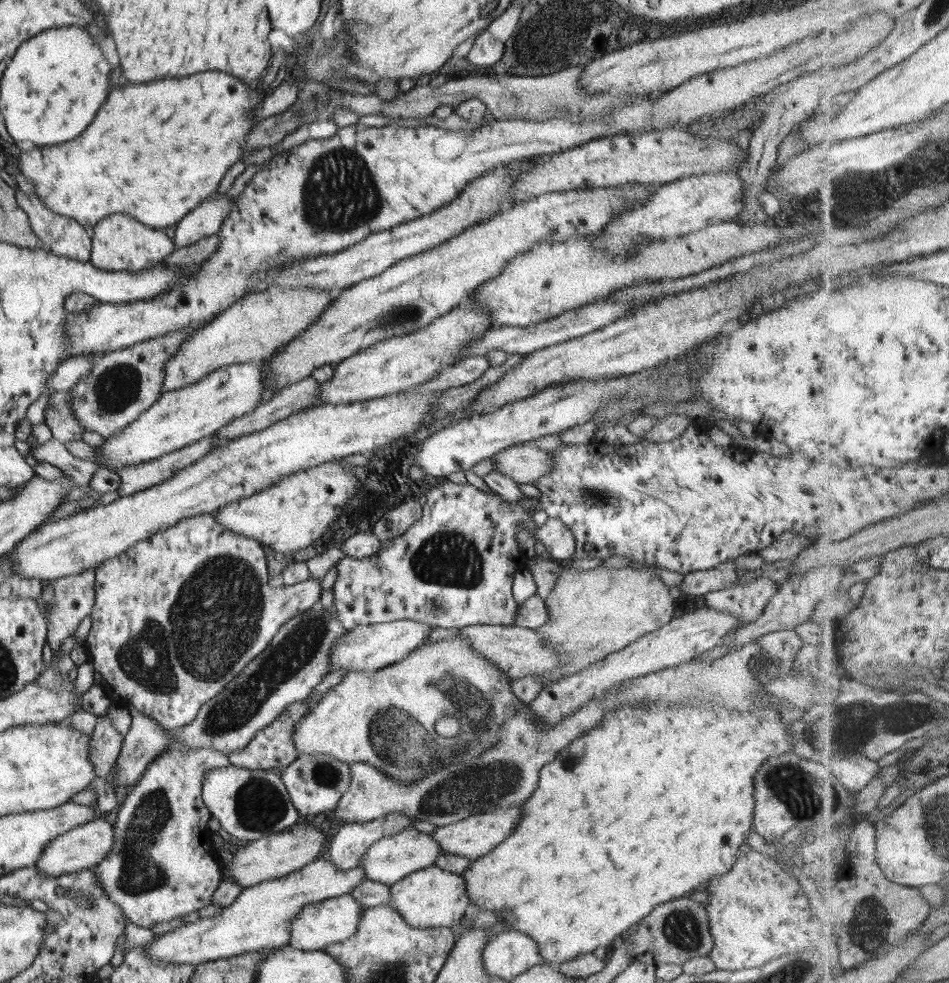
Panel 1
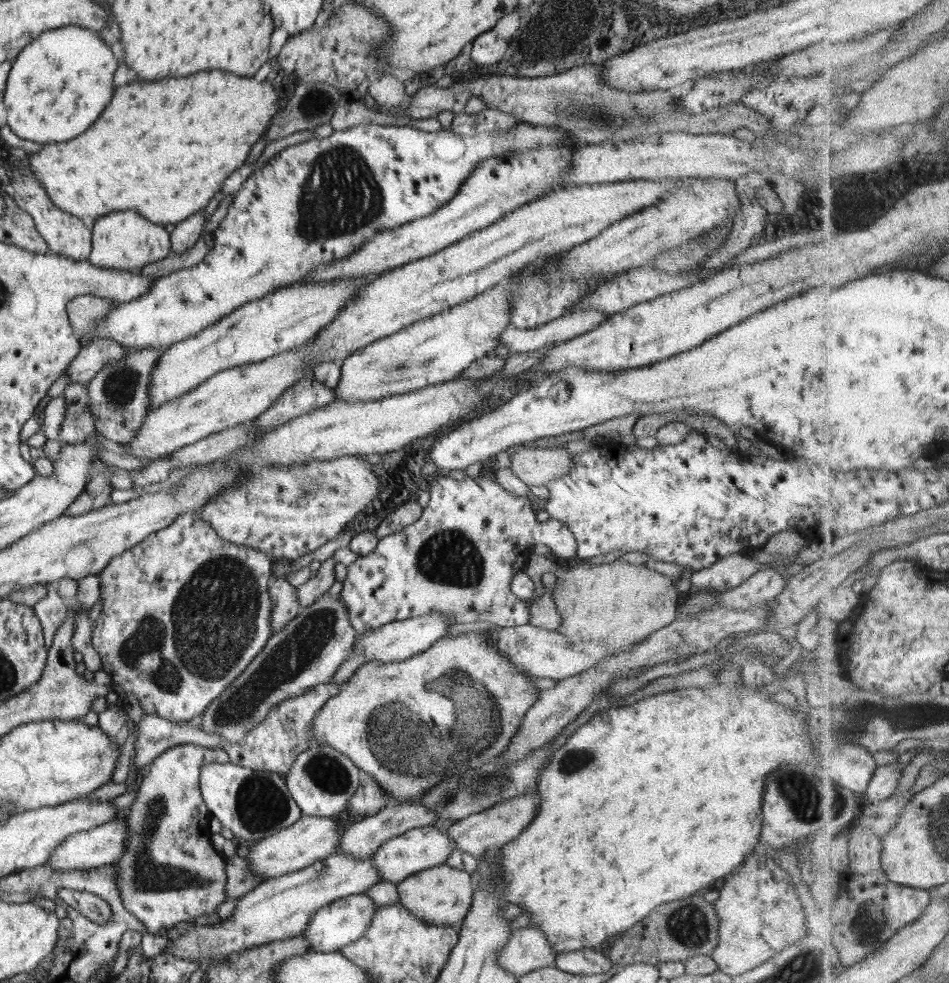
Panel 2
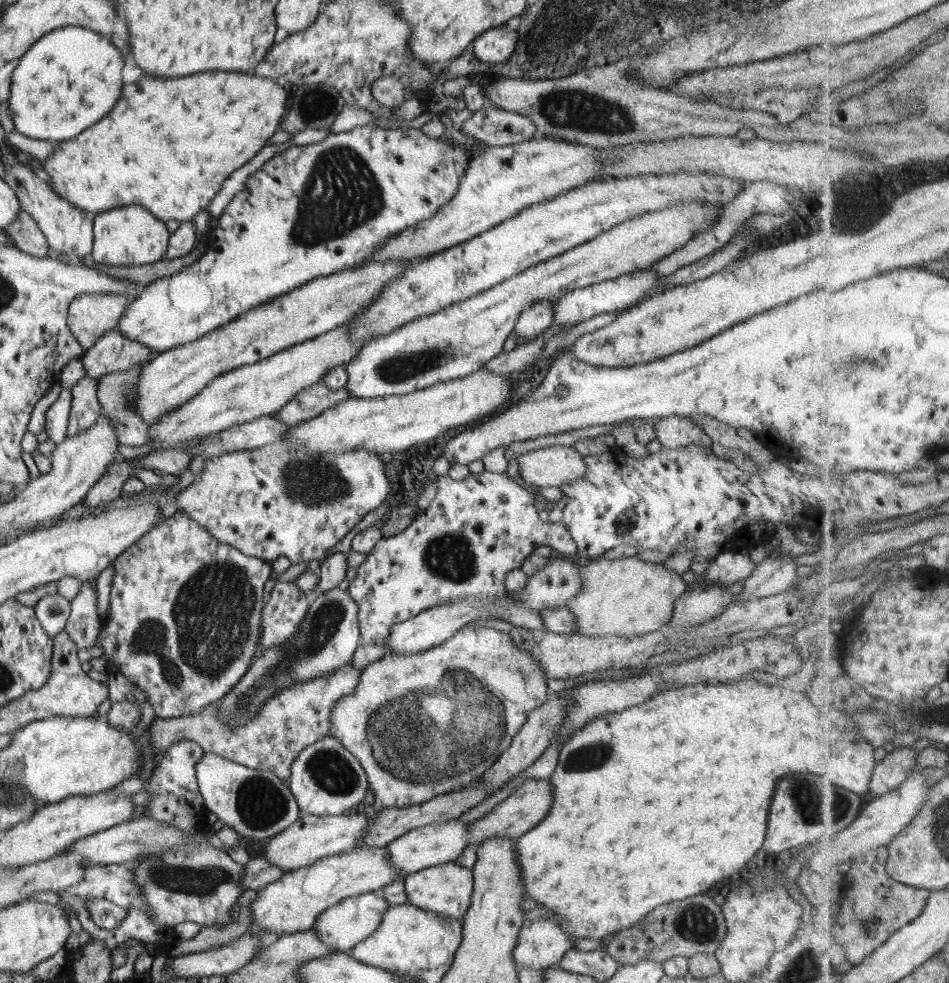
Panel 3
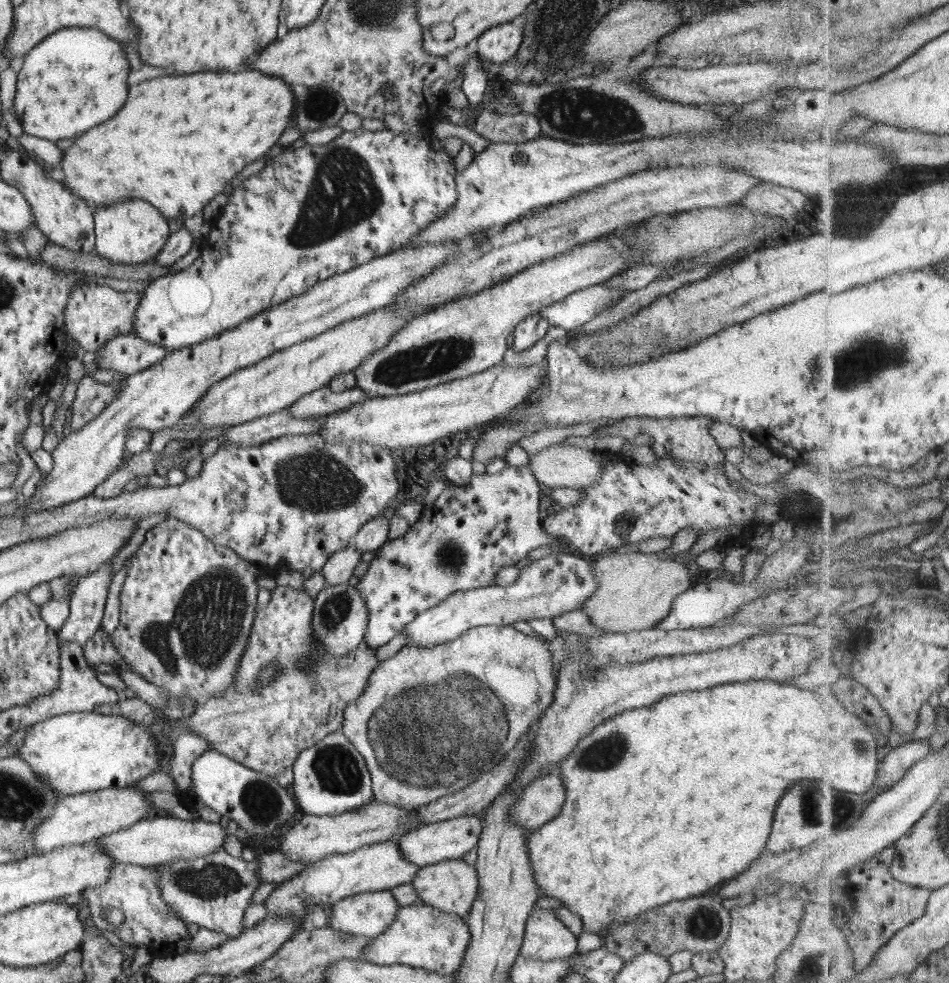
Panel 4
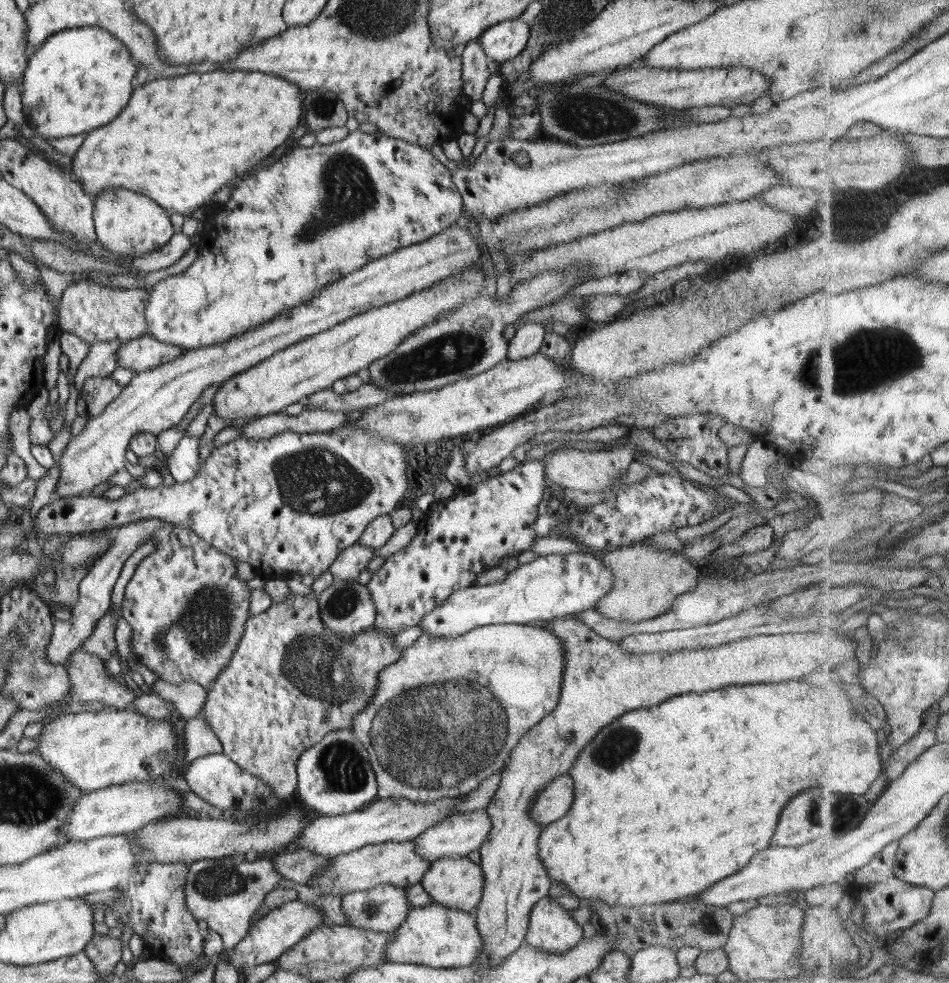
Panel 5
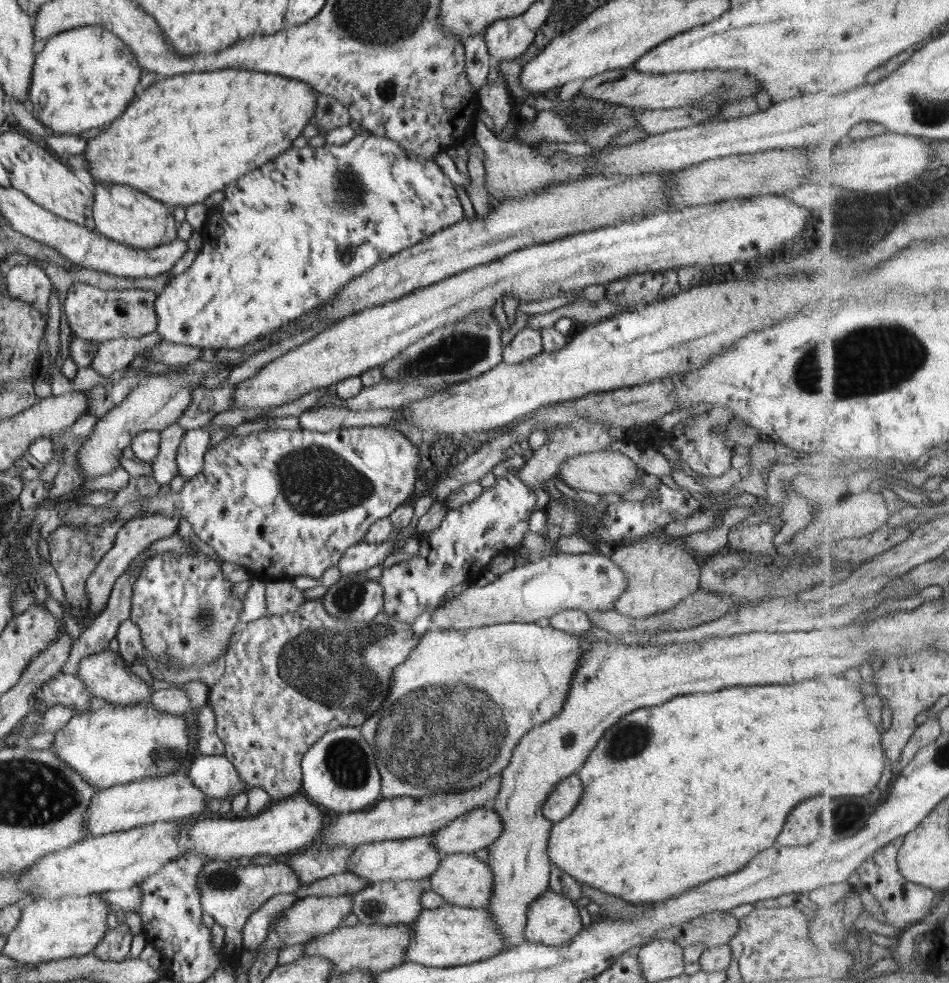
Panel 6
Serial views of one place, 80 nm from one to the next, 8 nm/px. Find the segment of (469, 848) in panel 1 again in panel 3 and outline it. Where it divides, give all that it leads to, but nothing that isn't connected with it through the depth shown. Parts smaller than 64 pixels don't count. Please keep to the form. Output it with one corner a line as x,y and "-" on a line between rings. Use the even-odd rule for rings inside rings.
528,779
506,800
502,800
492,811
478,821
468,822
468,839
470,846
480,846
486,838
520,838
526,832
532,830
544,821
550,809
552,809
554,793
552,783
544,779

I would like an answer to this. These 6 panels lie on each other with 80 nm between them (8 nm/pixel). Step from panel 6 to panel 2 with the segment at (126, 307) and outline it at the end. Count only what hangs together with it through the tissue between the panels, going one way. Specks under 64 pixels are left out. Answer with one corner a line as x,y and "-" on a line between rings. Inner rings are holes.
80,295
67,304
66,317
81,341
86,337
86,332
94,332
96,325
114,309
115,305
118,304
110,299
94,295

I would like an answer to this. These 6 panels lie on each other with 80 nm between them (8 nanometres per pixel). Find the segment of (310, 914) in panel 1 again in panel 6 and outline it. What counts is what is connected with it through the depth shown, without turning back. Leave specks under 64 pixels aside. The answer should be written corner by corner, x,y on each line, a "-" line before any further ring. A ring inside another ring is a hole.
428,877
374,883
353,895
352,913
358,916
360,924
366,926
391,927
398,924
412,924
424,909
421,896
425,890
430,889
430,884

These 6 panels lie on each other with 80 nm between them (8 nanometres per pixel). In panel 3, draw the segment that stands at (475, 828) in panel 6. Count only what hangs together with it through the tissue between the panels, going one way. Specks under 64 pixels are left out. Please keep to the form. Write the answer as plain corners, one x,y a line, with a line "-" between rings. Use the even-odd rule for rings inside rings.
450,820
414,828
390,842
386,850
390,864
406,876
424,868
456,861
467,846
469,846
468,822

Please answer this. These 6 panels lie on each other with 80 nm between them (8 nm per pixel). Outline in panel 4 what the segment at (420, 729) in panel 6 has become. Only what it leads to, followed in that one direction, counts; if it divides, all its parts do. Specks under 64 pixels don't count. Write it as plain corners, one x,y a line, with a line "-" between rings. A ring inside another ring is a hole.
486,625
468,629
462,636
457,636
447,643
431,647
414,647
406,645
396,655
379,662
369,681
365,692
354,703
344,709
344,722
340,730
349,738
352,746
356,747
364,757
367,769
371,774
373,800
382,804
392,804
400,808
415,809
454,794
475,780
480,775
494,768
515,746
520,737
531,729
535,721
545,712
555,699
557,687
556,676
553,676
553,660
549,642
539,640
516,630
510,625

